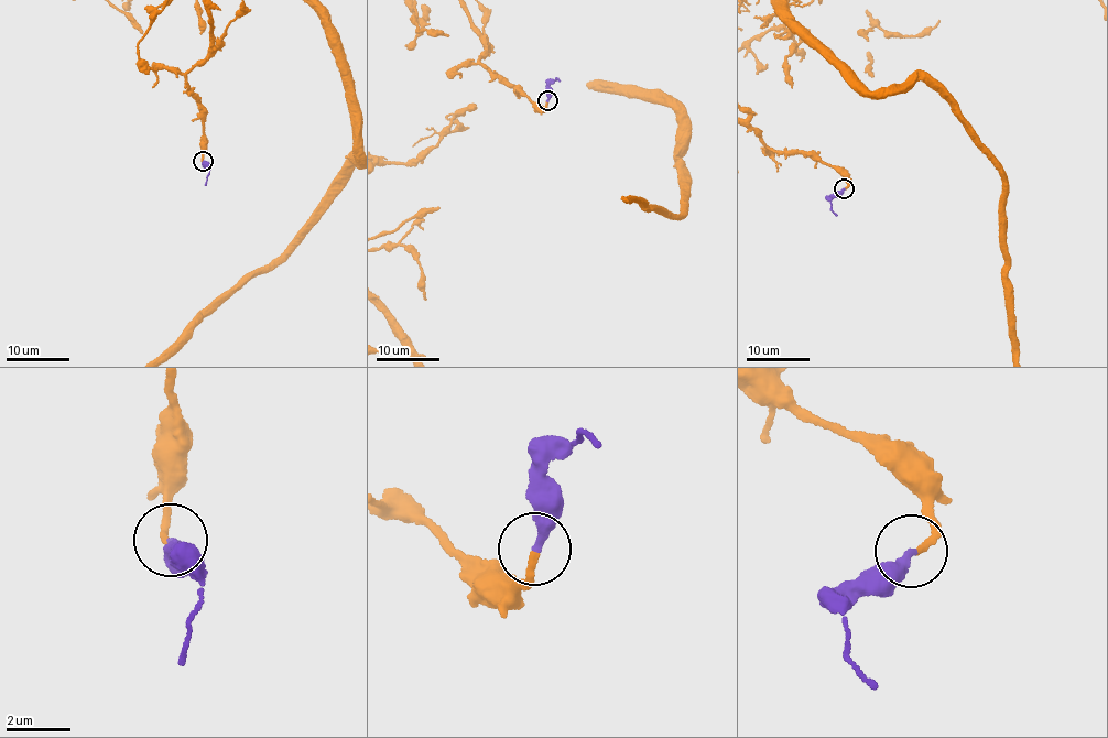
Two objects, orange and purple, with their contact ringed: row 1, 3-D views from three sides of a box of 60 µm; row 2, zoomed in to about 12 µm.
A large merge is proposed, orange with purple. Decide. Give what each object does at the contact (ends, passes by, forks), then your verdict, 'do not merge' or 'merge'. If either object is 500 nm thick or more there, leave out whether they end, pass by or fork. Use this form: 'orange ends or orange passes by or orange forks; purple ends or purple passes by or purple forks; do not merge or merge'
orange ends; purple ends; merge

